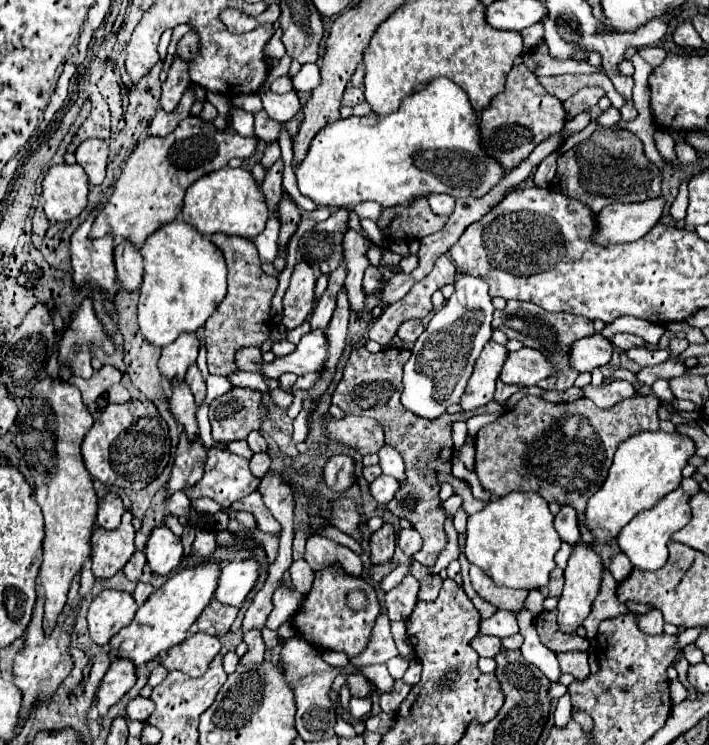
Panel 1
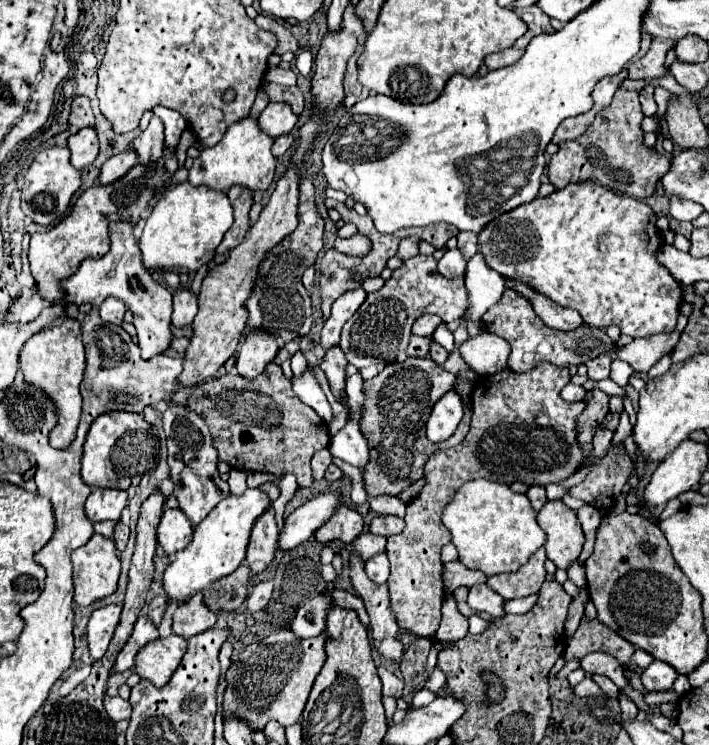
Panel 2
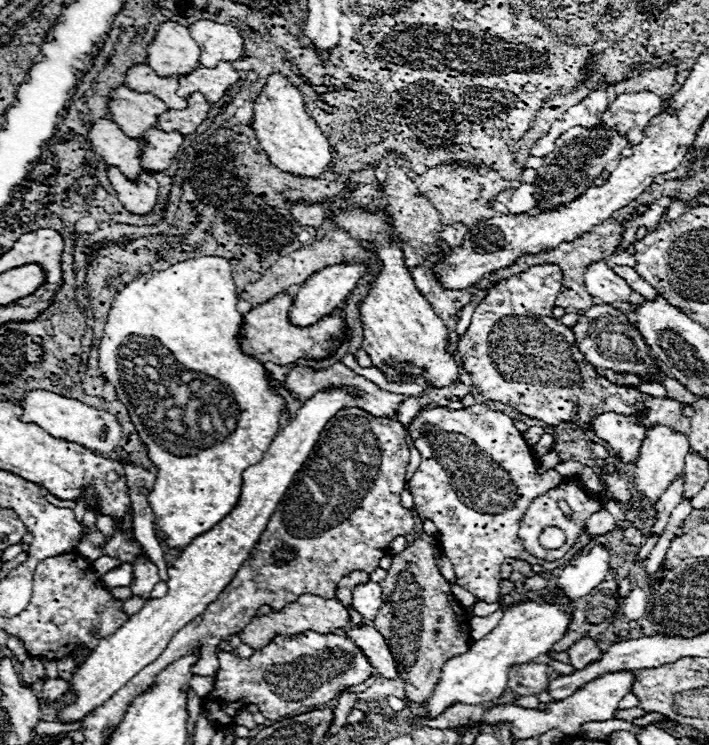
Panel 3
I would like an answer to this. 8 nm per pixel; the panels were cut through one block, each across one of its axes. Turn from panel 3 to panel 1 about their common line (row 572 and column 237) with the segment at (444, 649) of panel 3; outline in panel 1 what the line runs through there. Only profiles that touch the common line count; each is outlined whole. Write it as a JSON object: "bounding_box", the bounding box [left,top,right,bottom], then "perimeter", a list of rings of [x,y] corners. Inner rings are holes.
{"bounding_box":[210,388,266,442],"perimeter":[[[232,388],[210,404],[212,438],[216,442],[246,440],[252,430],[262,428],[266,408],[260,404],[262,392],[250,388]]]}

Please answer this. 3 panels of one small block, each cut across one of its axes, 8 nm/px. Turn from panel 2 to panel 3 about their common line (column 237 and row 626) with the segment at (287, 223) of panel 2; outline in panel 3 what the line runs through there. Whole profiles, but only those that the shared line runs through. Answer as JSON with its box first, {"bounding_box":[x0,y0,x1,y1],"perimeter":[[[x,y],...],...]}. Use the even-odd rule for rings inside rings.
{"bounding_box":[238,594,350,648],"perimeter":[[[308,594],[308,596],[300,596],[296,602],[288,604],[282,612],[270,612],[268,616],[262,616],[262,618],[256,616],[238,636],[250,648],[260,648],[264,644],[270,644],[274,640],[274,636],[296,636],[306,630],[342,634],[346,628],[350,628],[350,614],[340,600],[322,600],[320,596]]]}

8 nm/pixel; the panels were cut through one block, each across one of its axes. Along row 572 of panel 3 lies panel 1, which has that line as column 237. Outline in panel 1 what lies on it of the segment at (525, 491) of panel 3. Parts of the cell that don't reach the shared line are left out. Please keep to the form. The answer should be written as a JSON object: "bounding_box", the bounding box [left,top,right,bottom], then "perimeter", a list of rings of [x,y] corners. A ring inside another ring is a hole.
{"bounding_box":[186,450,260,506],"perimeter":[[[208,450],[204,476],[194,488],[186,492],[190,498],[212,498],[220,506],[230,506],[232,502],[252,494],[260,486],[260,478],[252,476],[248,460],[232,452]]]}

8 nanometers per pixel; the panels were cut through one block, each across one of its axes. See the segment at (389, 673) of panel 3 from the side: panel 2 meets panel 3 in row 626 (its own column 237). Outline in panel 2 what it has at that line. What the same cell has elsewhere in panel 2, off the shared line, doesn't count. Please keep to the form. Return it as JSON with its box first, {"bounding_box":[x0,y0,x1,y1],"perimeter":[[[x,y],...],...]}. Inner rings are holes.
{"bounding_box":[236,332,278,380],"perimeter":[[[250,332],[238,348],[236,370],[242,378],[254,380],[266,364],[274,360],[278,352],[278,342],[268,332]]]}

